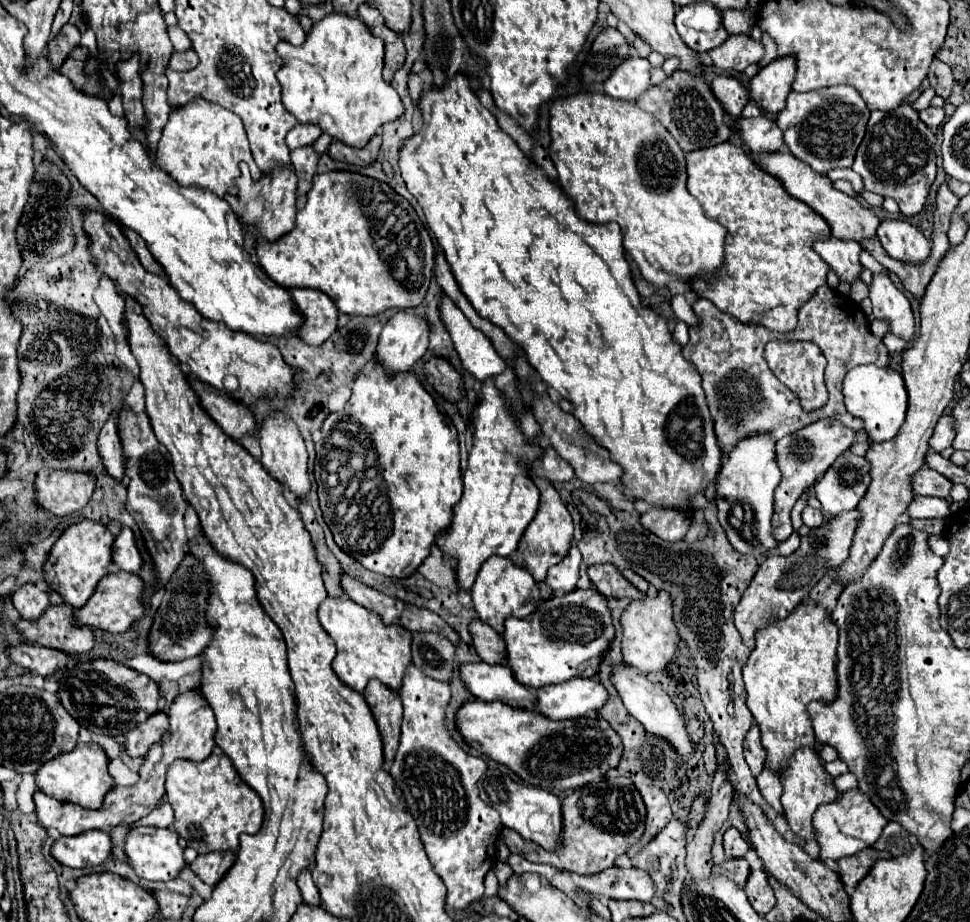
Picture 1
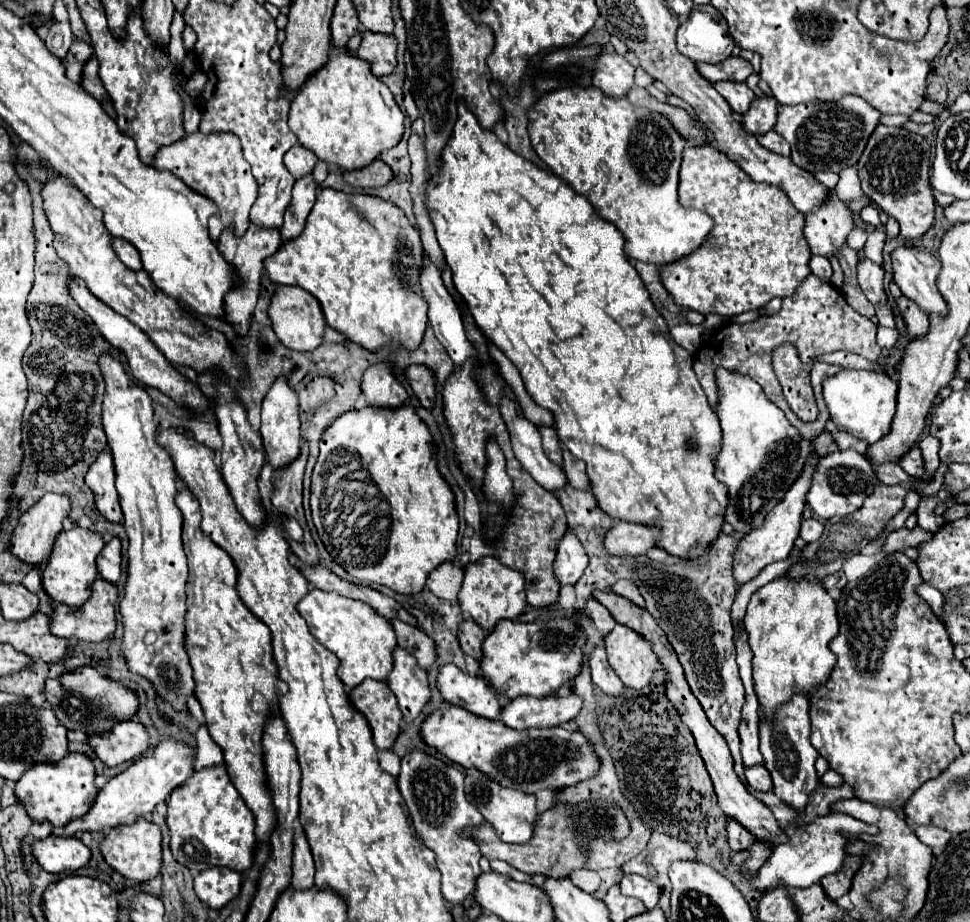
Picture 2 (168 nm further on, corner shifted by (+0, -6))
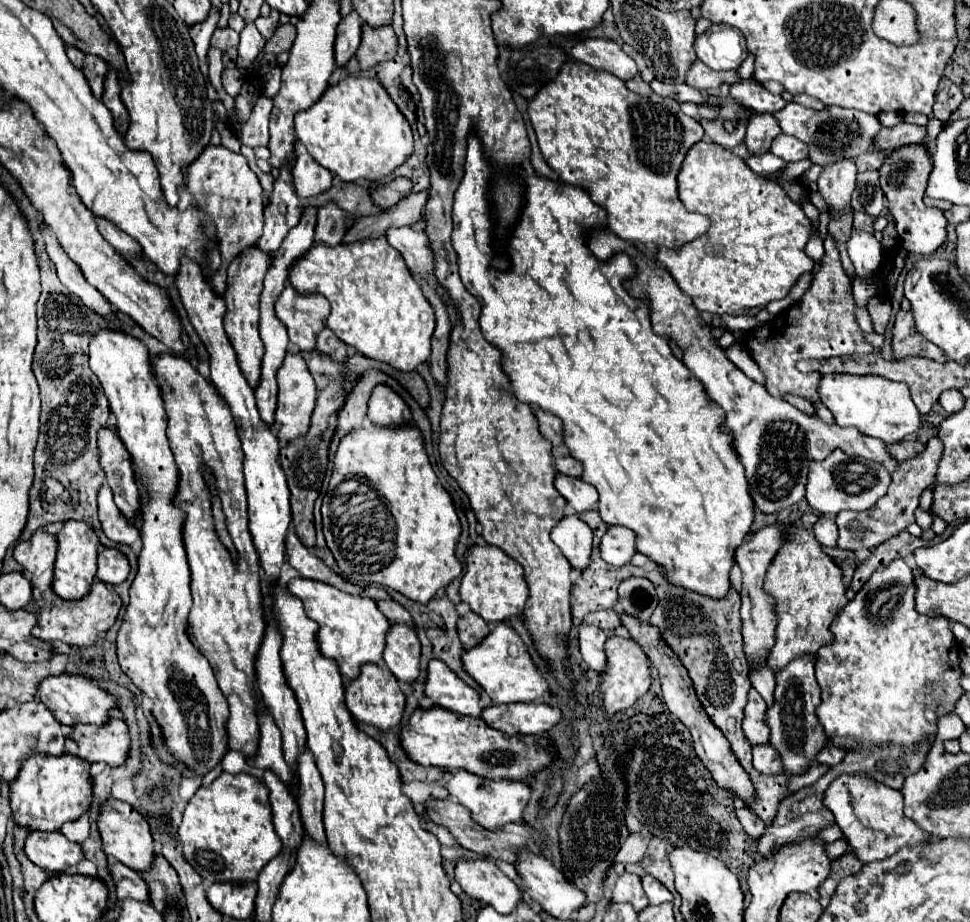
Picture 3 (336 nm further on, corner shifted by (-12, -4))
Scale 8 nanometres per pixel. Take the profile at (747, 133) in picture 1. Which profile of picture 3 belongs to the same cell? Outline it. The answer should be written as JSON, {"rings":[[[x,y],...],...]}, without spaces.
{"rings":[[[780,133],[772,141],[770,153],[784,159],[784,161],[800,161],[800,159],[808,157],[808,147],[800,139],[796,139],[792,135],[786,135],[786,133]]]}

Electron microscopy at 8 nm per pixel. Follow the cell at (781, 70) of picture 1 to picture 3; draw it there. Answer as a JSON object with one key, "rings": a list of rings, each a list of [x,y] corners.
{"rings":[[[754,113],[748,123],[744,143],[750,153],[766,153],[772,139],[778,137],[780,133],[782,129],[772,113]]]}

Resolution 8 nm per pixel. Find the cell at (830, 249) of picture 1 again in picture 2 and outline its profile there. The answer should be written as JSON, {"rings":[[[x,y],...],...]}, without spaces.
{"rings":[[[830,189],[828,193],[832,193],[832,197],[828,197],[824,205],[812,209],[812,213],[806,213],[806,227],[804,227],[810,251],[822,257],[834,255],[834,251],[844,245],[848,233],[854,227],[846,203],[840,201],[834,189]]]}

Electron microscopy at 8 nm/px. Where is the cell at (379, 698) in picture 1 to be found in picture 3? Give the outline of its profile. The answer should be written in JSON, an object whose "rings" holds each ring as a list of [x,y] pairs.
{"rings":[[[366,663],[360,671],[360,679],[346,683],[346,705],[354,719],[368,723],[376,729],[390,731],[400,725],[402,713],[406,707],[406,695],[400,689],[400,683],[386,667],[376,667],[374,663]]]}

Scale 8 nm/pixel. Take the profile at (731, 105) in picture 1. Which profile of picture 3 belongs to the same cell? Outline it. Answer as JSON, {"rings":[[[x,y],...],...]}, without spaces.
{"rings":[[[754,79],[734,83],[730,87],[730,97],[732,97],[732,101],[736,101],[756,113],[776,113],[786,105],[786,101],[780,95],[772,95]]]}

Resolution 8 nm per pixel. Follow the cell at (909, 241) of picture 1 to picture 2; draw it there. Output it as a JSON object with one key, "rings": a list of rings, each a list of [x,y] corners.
{"rings":[[[898,247],[892,253],[894,283],[902,295],[914,301],[926,315],[948,315],[944,297],[936,287],[940,261],[916,247]]]}

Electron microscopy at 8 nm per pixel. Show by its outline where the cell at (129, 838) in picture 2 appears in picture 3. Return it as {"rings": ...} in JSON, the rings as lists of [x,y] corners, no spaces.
{"rings":[[[118,799],[104,803],[100,817],[98,817],[98,829],[100,829],[100,837],[102,837],[102,851],[110,859],[124,863],[126,867],[130,867],[138,873],[144,873],[152,867],[152,863],[154,863],[154,847],[152,847],[154,839],[150,833],[150,825],[142,815],[138,815],[138,811],[130,803],[124,803]]]}

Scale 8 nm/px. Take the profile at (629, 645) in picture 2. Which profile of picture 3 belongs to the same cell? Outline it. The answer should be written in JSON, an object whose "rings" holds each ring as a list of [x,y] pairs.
{"rings":[[[610,637],[606,641],[606,655],[608,655],[608,667],[604,669],[602,677],[602,695],[604,695],[604,709],[608,717],[612,717],[616,711],[628,709],[634,705],[634,701],[642,695],[648,693],[652,685],[652,675],[650,675],[650,659],[644,653],[644,649],[630,637]]]}

